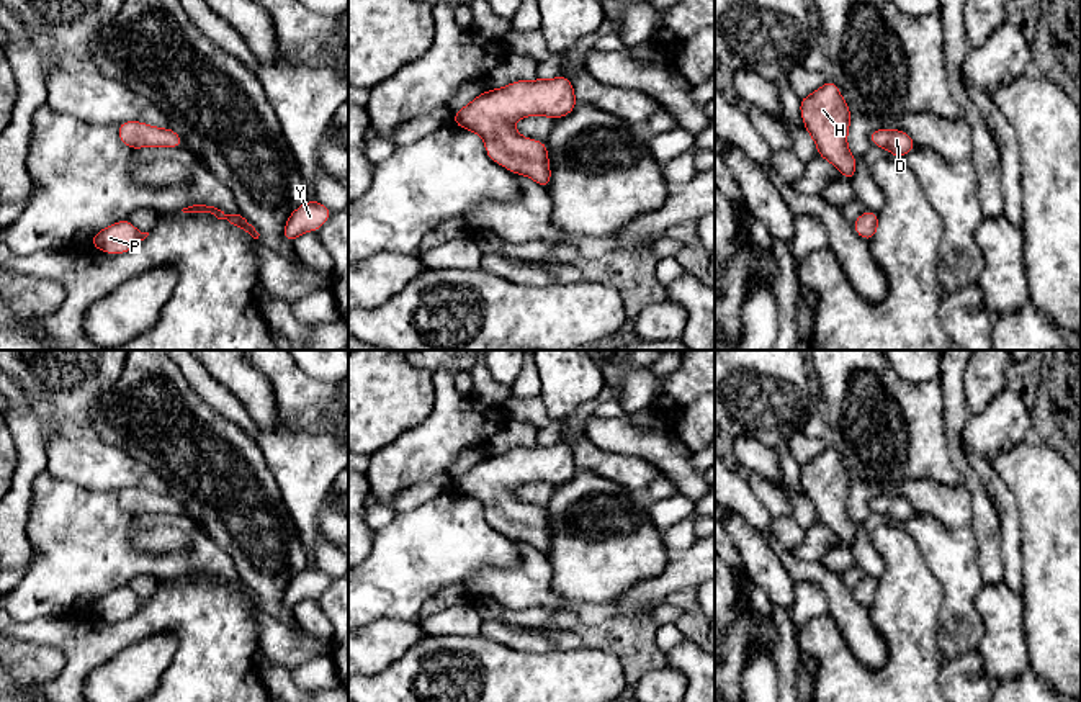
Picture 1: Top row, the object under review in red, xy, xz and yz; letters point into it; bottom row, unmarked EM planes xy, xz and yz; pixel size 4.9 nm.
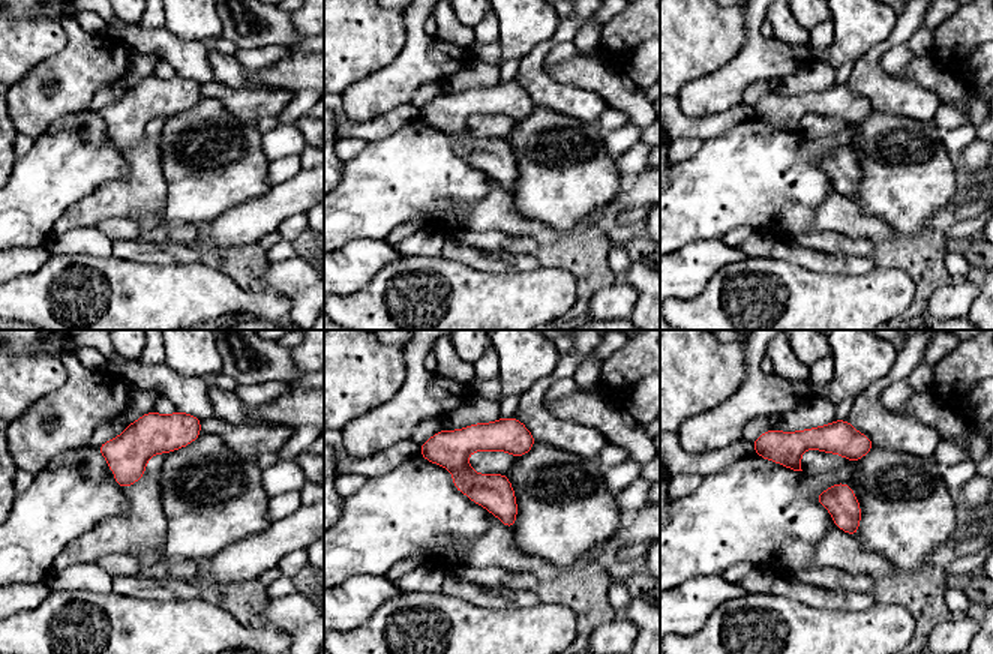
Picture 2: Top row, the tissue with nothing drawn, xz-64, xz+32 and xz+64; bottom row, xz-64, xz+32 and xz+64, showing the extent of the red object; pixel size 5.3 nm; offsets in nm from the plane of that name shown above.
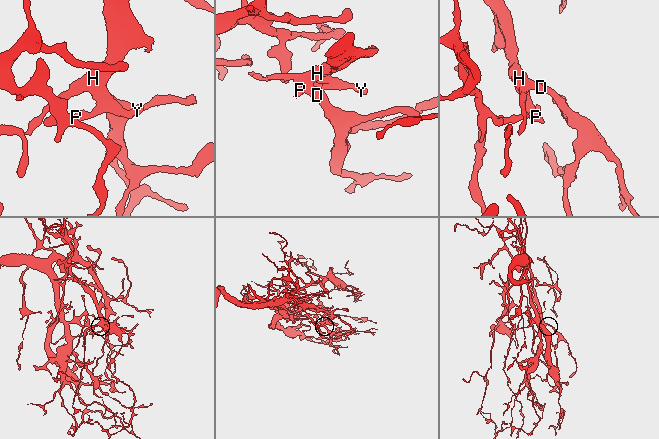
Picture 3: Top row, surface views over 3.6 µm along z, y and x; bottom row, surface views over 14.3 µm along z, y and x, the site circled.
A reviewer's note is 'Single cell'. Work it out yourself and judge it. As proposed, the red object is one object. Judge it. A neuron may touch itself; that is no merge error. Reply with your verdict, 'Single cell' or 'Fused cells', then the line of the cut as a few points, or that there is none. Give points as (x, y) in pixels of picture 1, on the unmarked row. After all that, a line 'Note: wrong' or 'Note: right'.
Single cell. No split
Note: right

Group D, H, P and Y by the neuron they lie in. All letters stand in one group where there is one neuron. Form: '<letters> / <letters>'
D H P Y

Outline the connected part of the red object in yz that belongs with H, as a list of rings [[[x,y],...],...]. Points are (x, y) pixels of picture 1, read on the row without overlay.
[[[828,445],[823,453],[800,466],[800,478],[819,524],[831,529],[841,542],[852,548],[857,537],[857,527],[847,514],[852,478],[837,452]]]

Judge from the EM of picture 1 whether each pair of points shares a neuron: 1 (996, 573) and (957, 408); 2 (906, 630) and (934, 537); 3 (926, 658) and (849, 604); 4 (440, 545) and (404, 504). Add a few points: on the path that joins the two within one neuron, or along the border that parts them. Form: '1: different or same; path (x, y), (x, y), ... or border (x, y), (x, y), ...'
1: same; path (988, 532), (980, 498), (955, 449)
2: different; border (905, 530), (939, 581), (944, 598)
3: different; border (867, 607), (869, 617), (888, 653)
4: different; border (444, 491), (416, 508), (398, 512)

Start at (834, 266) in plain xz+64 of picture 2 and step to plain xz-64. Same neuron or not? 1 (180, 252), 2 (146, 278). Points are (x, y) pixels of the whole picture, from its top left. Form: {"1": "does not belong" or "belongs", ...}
{"1": "belongs", "2": "does not belong"}

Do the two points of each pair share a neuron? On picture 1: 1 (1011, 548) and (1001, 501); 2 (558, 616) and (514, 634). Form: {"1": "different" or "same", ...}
{"1": "same", "2": "different"}

